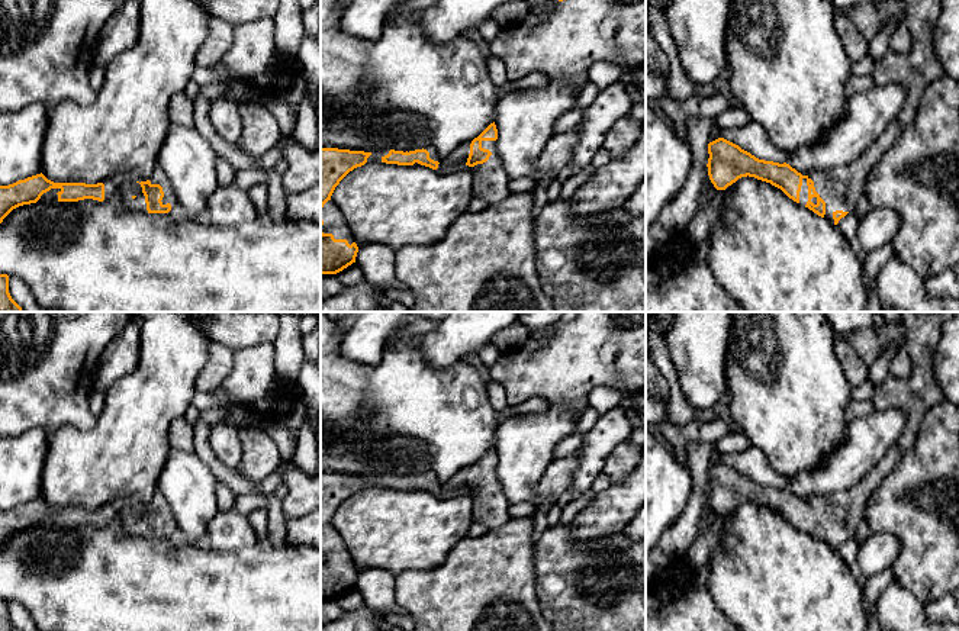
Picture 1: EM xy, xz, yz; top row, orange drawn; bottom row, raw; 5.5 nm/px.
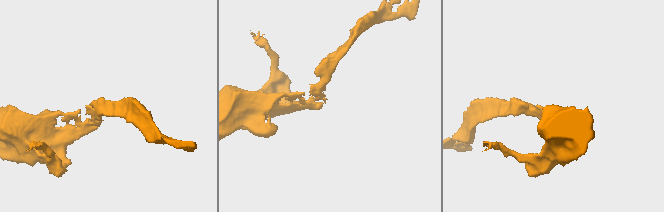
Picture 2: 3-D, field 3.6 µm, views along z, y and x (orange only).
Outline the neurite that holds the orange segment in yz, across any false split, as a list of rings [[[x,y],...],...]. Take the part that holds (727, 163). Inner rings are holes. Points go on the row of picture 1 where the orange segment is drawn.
[[[904,0],[905,10],[900,22],[902,22],[911,35],[911,48],[905,54],[897,54],[894,51],[885,52],[885,55],[873,64],[870,77],[875,86],[901,86],[907,91],[907,102],[901,107],[894,122],[886,128],[884,133],[856,160],[846,165],[828,168],[810,176],[802,176],[789,164],[773,162],[759,160],[750,152],[741,149],[738,145],[718,138],[708,144],[708,176],[717,190],[725,190],[741,177],[754,177],[757,180],[770,183],[781,189],[789,199],[808,207],[818,216],[837,225],[847,213],[856,212],[857,202],[865,193],[866,178],[872,168],[881,160],[884,152],[891,147],[895,135],[900,133],[915,116],[920,100],[927,86],[944,75],[942,64],[933,49],[933,32],[942,13],[942,3],[944,0]]]

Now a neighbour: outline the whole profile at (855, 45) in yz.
[[[836,12],[834,29],[850,64],[860,61],[868,54],[868,41],[844,12]]]

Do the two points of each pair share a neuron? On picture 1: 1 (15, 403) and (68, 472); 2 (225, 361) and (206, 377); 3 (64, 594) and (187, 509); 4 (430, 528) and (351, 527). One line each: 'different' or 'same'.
1: different
2: same
3: different
4: same

